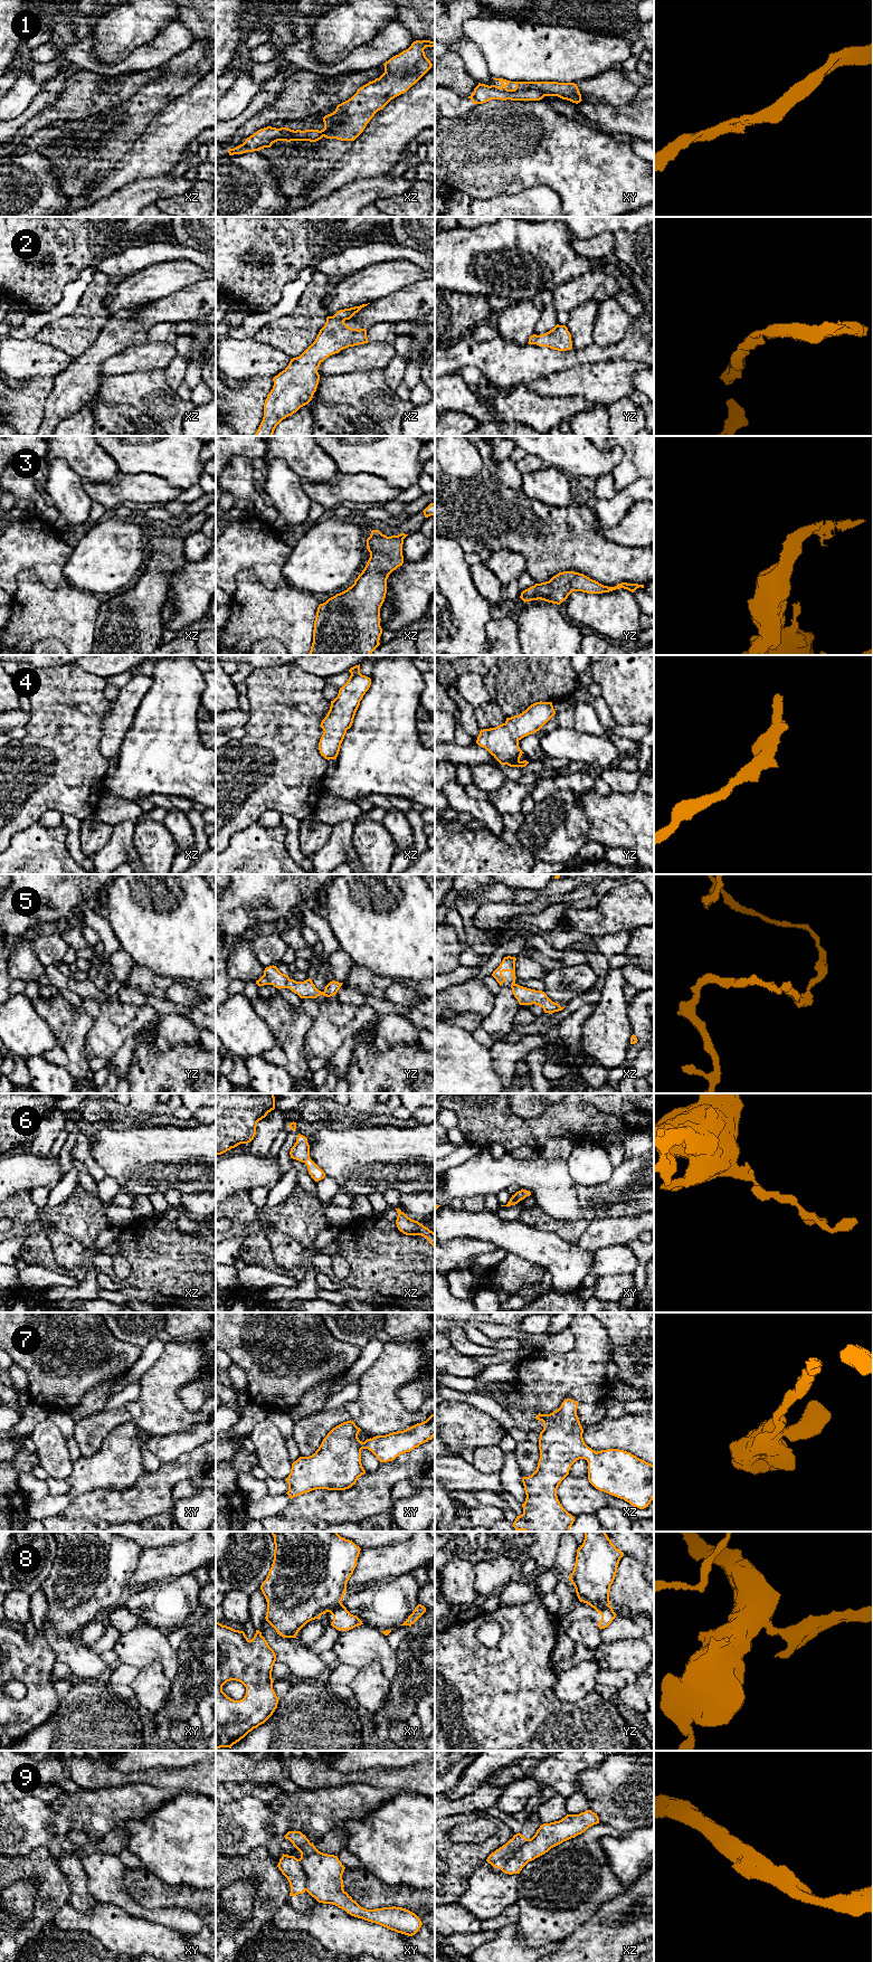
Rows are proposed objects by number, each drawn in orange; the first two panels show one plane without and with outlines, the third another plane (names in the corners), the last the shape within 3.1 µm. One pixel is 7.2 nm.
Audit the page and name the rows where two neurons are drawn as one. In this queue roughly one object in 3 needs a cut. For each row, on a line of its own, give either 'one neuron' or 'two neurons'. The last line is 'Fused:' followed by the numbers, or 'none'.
1: two neurons
2: one neuron
3: one neuron
4: one neuron
5: two neurons
6: one neuron
7: one neuron
8: two neurons
9: two neurons
Fused: 1, 5, 8, 9

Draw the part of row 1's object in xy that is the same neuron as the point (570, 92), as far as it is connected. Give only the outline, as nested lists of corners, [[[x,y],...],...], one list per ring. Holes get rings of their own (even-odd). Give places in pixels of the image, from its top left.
[[[492,77],[493,78],[493,77]],[[493,78],[499,80],[502,86],[491,85],[501,92],[526,92],[529,89],[538,89],[544,96],[558,96],[572,103],[580,103],[581,94],[575,83],[558,82],[510,82],[503,78]]]

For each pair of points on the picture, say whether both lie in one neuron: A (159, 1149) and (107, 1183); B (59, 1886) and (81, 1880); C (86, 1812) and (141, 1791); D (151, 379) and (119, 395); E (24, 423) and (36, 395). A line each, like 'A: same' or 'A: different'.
A: different
B: different
C: same
D: same
E: same

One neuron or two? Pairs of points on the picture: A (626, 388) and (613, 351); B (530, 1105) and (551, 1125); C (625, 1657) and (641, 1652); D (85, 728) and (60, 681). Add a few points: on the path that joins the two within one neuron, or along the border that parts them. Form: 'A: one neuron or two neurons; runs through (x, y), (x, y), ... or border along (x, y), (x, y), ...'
A: two neurons; border along (642, 362), (616, 360), (590, 363)
B: two neurons; border along (551, 1105), (533, 1118), (520, 1118), (514, 1115)
C: one neuron; runs through (628, 1654), (637, 1654)
D: one neuron; runs through (74, 717), (67, 710), (67, 703), (60, 692)

